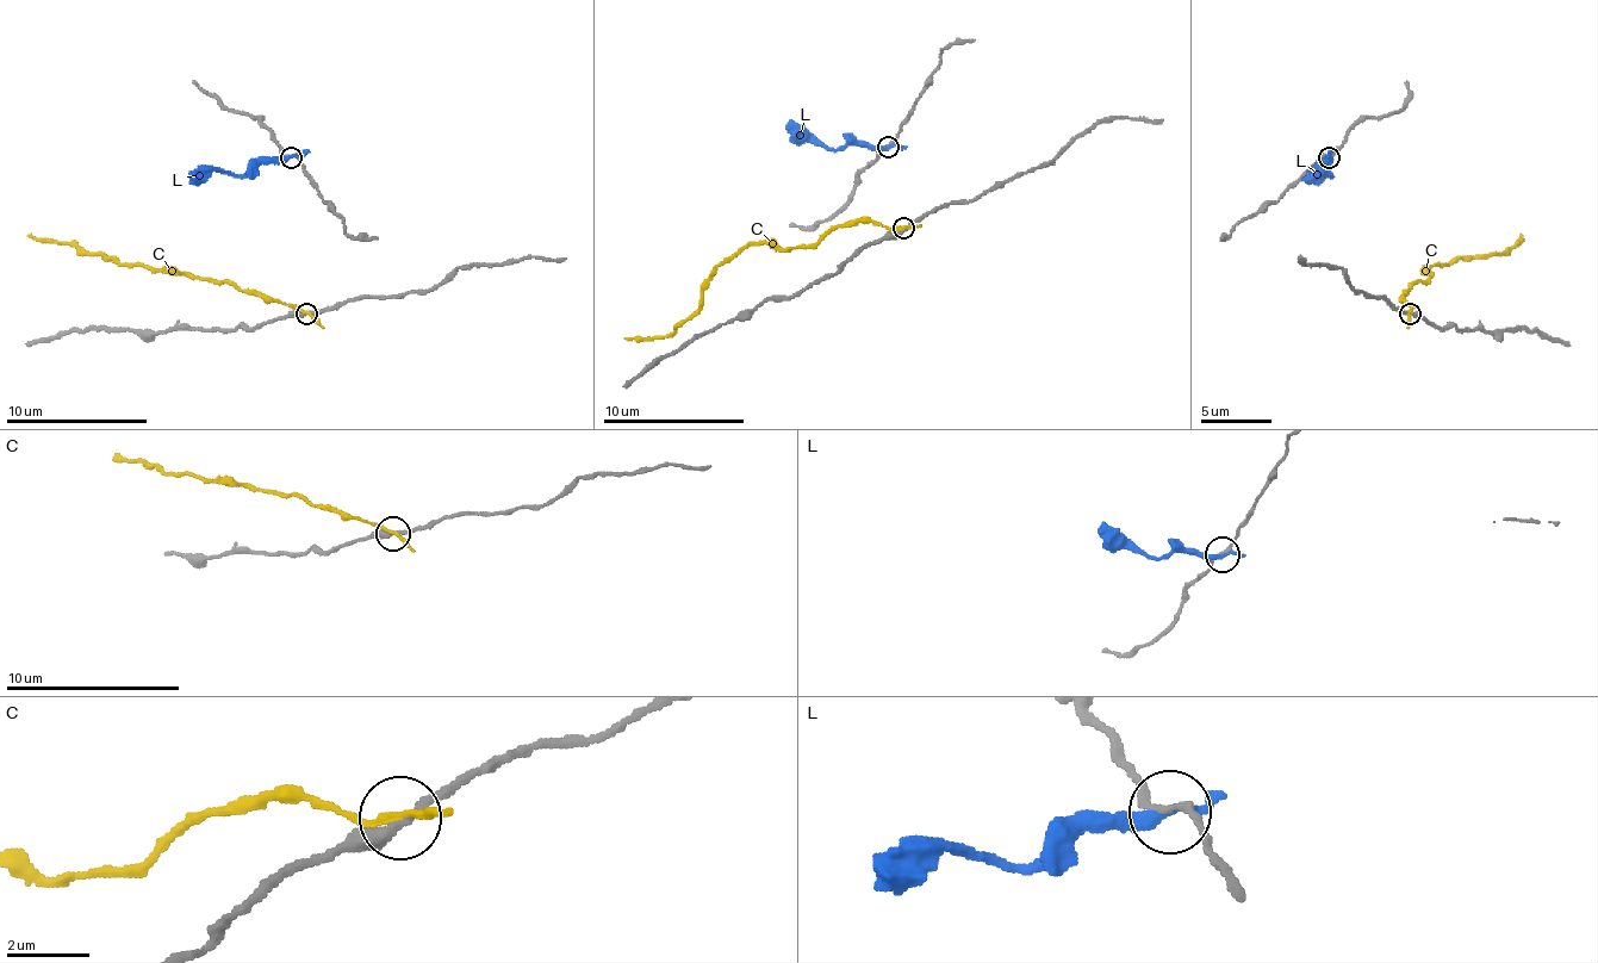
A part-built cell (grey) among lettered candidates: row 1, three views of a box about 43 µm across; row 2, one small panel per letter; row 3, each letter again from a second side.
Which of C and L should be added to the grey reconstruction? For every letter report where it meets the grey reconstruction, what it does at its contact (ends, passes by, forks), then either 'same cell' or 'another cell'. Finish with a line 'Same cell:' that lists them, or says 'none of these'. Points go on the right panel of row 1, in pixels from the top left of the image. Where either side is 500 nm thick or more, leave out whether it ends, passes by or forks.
C: (1410, 314) | it passes by | another cell
L: (1329, 157) | it passes by | another cell
Same cell: none of these

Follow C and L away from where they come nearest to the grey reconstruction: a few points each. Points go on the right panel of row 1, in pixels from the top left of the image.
C: (1411, 314), (1404, 297), (1429, 279), (1425, 272), (1454, 261), (1506, 254), (1521, 236)
L: (1329, 157), (1325, 168), (1332, 175), (1318, 172), (1311, 182)

